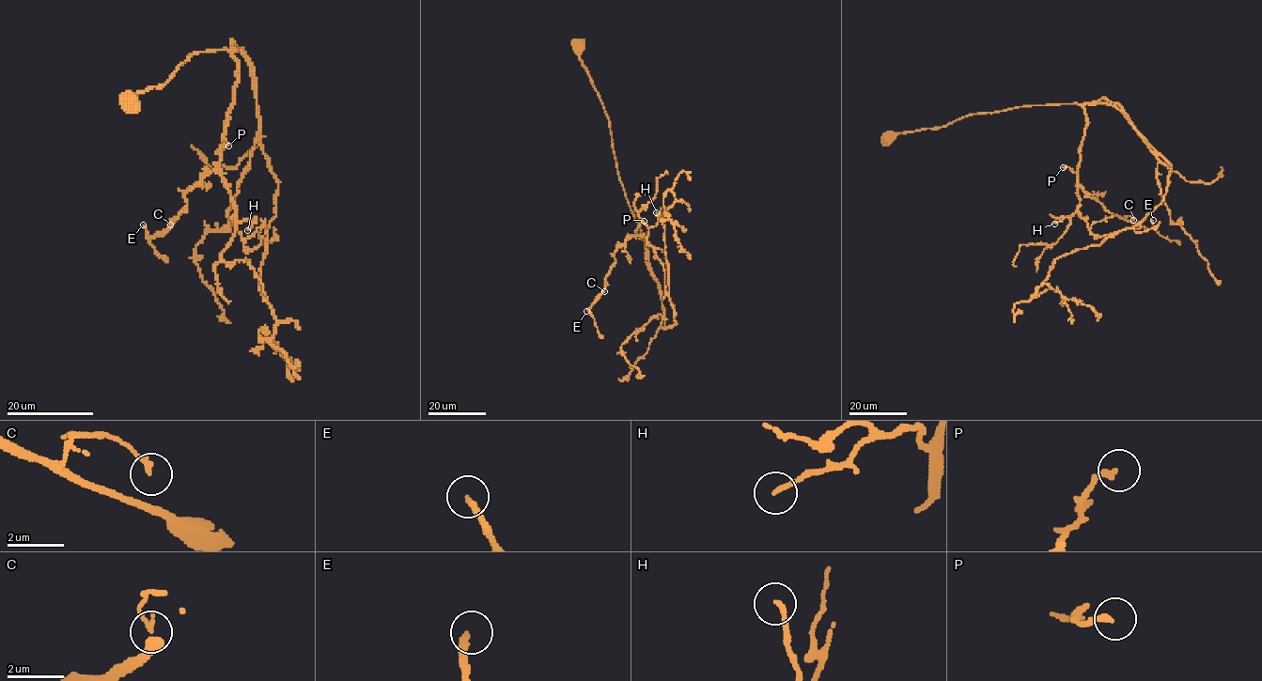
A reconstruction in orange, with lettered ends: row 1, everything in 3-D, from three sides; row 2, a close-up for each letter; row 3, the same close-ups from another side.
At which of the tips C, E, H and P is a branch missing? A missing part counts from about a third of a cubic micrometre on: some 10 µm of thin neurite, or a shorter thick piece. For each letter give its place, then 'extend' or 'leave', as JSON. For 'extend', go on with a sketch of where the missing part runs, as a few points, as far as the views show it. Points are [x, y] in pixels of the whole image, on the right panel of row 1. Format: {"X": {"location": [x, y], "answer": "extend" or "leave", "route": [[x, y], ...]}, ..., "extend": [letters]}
{"C": {"location": [1133, 220], "answer": "leave"}, "E": {"location": [1153, 220], "answer": "extend"}, "H": {"location": [1054, 224], "answer": "leave"}, "P": {"location": [1063, 167], "answer": "leave"}, "extend": ["E"]}

